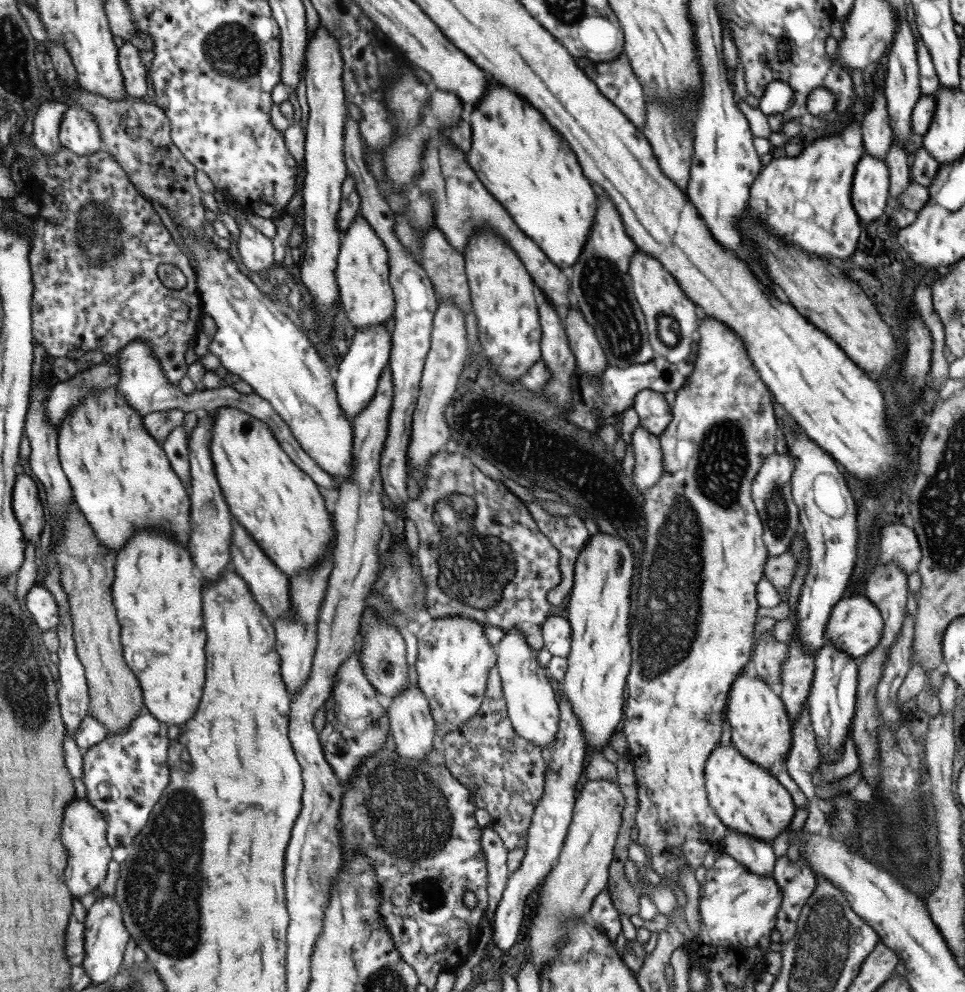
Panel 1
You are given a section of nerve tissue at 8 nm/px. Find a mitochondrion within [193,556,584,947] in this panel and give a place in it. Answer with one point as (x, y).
(405, 812)

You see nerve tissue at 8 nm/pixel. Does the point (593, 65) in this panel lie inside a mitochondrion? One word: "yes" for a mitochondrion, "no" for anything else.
no

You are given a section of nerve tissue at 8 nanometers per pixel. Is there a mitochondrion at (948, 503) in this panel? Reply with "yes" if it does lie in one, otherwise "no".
yes

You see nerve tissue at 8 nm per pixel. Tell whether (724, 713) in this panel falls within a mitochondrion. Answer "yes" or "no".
no

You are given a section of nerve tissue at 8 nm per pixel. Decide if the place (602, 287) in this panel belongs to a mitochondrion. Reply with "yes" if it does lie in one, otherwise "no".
yes

